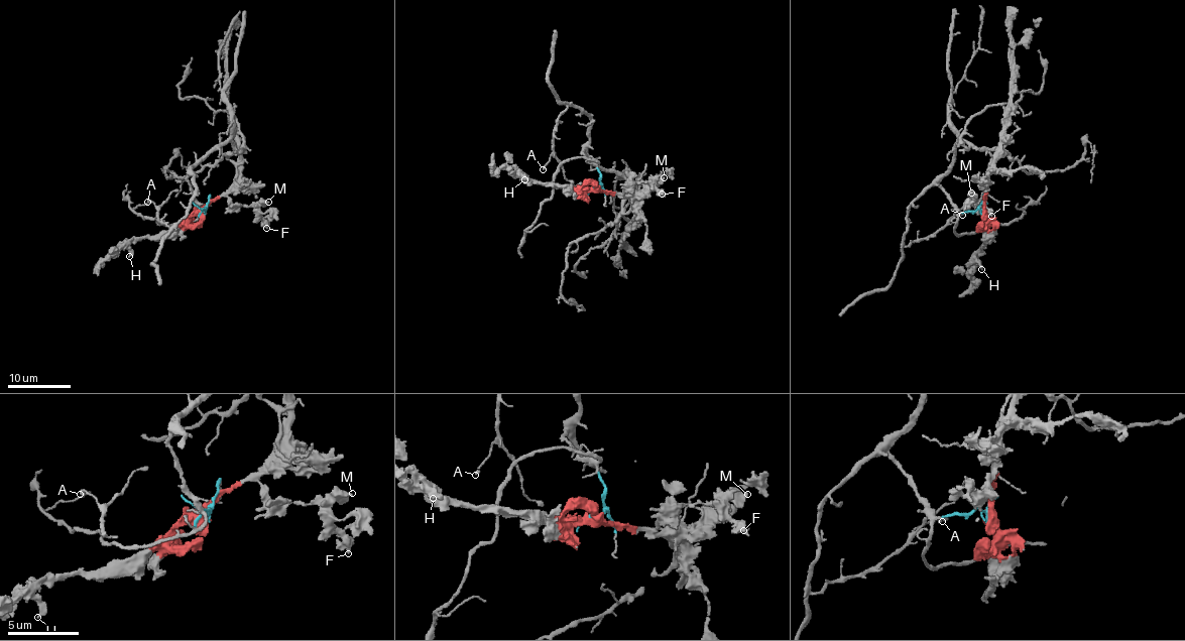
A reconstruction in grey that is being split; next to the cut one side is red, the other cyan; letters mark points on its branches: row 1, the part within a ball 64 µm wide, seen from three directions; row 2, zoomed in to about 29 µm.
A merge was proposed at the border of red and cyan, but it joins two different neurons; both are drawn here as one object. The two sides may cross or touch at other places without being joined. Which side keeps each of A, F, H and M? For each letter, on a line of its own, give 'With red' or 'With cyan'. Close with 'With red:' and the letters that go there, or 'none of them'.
A: With cyan
F: With red
H: With red
M: With red
With red: F, H, M

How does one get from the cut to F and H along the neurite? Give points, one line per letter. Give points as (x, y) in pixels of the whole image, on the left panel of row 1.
F: (200, 212), (212, 201), (226, 197), (237, 207), (251, 206), (267, 229)
H: (200, 212), (193, 212), (175, 228), (130, 241), (128, 256)

